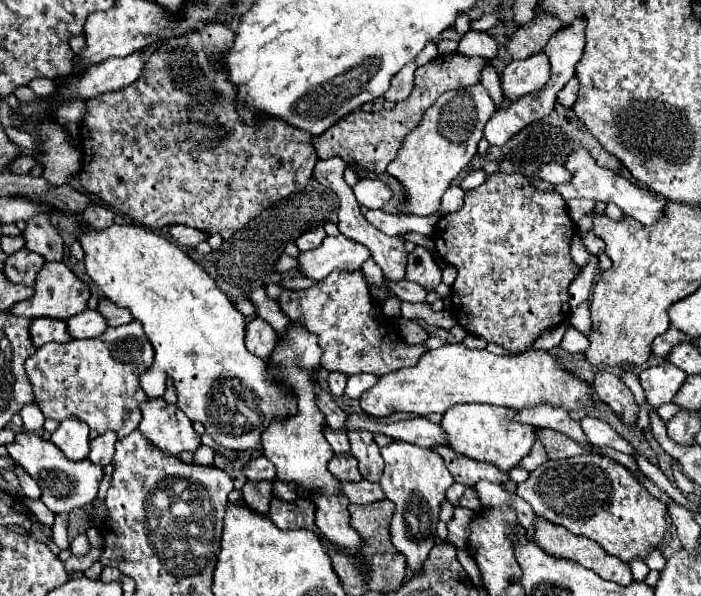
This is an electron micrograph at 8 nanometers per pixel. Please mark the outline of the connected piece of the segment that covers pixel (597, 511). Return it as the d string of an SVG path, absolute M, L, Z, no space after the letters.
M583 454L563 460L549 460L545 466L539 466L529 474L529 478L517 486L517 496L531 504L535 514L547 518L549 522L565 526L569 532L587 536L603 546L603 550L623 562L631 562L635 558L645 560L653 550L665 540L667 532L667 504L653 498L649 490L619 462L599 454Z

